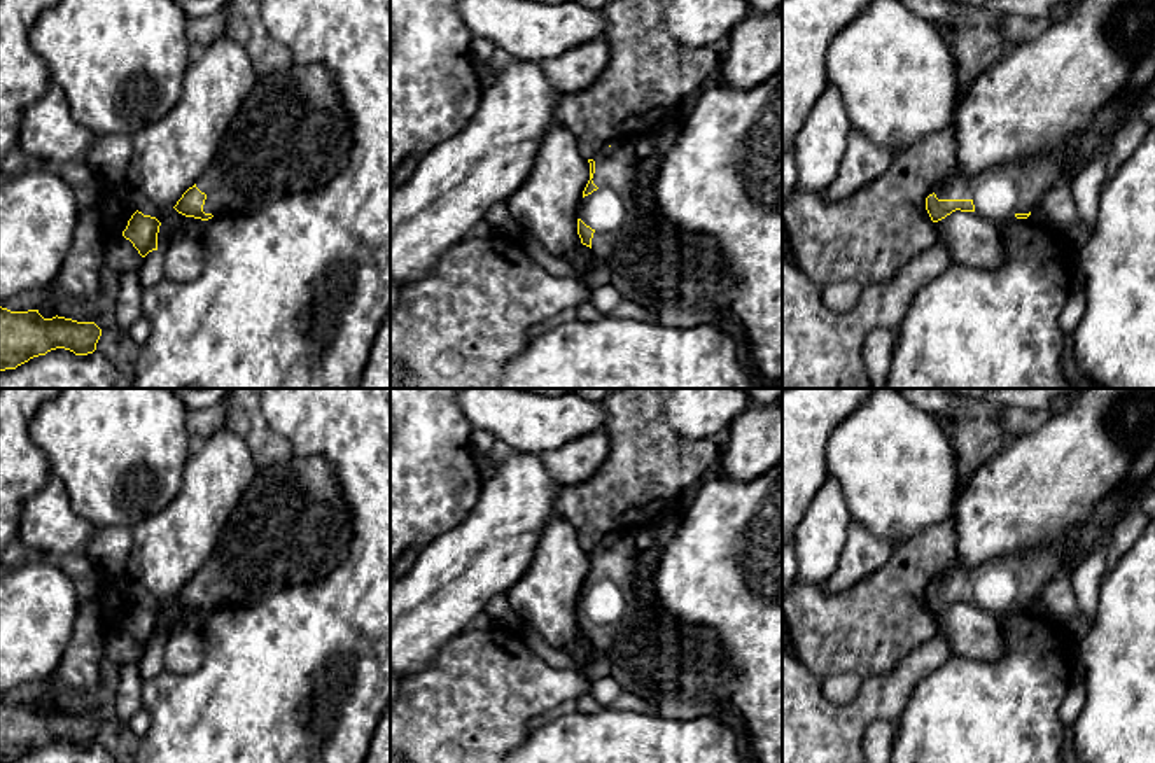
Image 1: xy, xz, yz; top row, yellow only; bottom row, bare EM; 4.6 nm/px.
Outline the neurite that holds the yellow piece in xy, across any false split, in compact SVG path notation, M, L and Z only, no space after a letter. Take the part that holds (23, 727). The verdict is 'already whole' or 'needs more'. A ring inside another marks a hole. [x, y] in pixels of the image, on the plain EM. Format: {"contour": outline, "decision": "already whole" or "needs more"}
{"contour": "M0 698L0 763L16 761L56 740L75 747L93 746L100 728L102 721L94 714L58 707L44 710L38 702L10 704Z", "decision": "already whole"}

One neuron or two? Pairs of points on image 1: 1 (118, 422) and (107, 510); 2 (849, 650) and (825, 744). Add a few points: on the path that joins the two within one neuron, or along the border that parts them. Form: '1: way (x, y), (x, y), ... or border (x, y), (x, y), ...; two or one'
1: way (118, 443), (118, 468), (107, 489); one
2: border (902, 662), (884, 674), (872, 674), (863, 679); two

